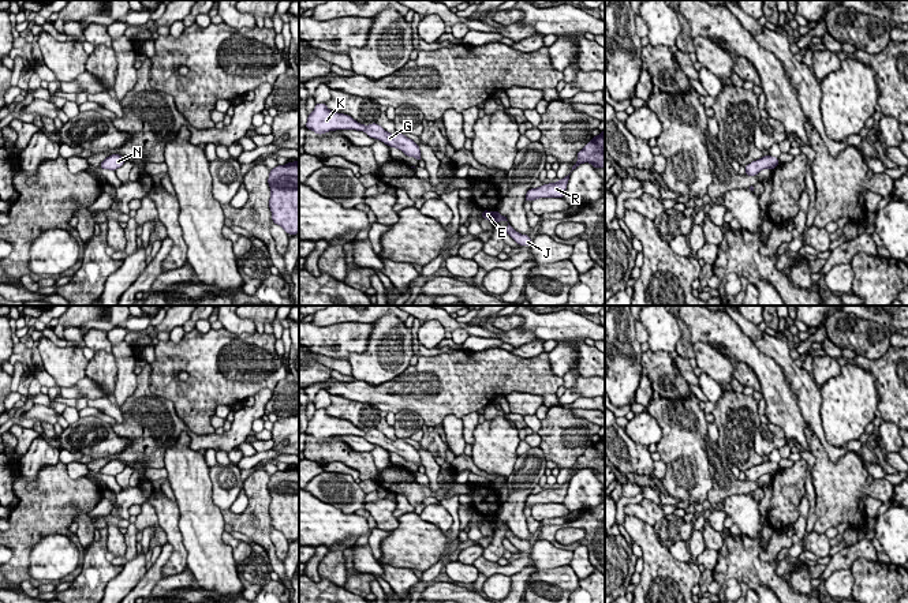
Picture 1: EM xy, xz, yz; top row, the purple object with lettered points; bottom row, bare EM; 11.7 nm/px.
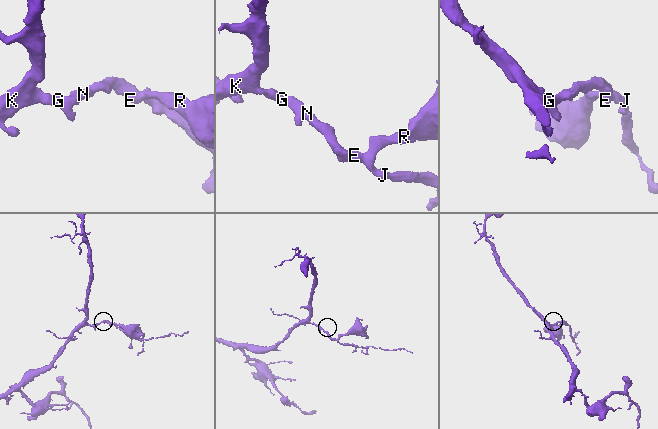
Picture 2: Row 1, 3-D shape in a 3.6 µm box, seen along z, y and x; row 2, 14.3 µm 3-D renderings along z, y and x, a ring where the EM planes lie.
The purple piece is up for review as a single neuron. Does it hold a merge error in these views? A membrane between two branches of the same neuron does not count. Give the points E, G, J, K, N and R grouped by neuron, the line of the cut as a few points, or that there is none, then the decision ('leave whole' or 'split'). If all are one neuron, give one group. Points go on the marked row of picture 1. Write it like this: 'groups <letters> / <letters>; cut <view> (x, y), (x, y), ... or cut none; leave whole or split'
groups E G J K N R; cut none; leave whole

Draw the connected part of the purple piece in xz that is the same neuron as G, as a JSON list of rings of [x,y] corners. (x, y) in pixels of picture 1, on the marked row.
[[[315,104],[314,111],[307,117],[304,128],[318,135],[336,130],[365,131],[370,138],[382,141],[389,147],[401,150],[407,157],[415,157],[418,161],[422,160],[419,146],[404,134],[389,134],[377,123],[363,126],[348,115],[329,111],[326,104]]]

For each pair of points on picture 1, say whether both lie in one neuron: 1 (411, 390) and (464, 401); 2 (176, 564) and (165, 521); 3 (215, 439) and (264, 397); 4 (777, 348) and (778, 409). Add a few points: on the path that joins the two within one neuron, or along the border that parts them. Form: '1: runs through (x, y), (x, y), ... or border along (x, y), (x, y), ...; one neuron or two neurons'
1: runs through (425, 390), (451, 390); one neuron
2: runs through (178, 553), (178, 545), (172, 532); one neuron
3: runs through (228, 437), (254, 411); one neuron
4: border along (754, 343), (781, 369), (793, 392); two neurons

